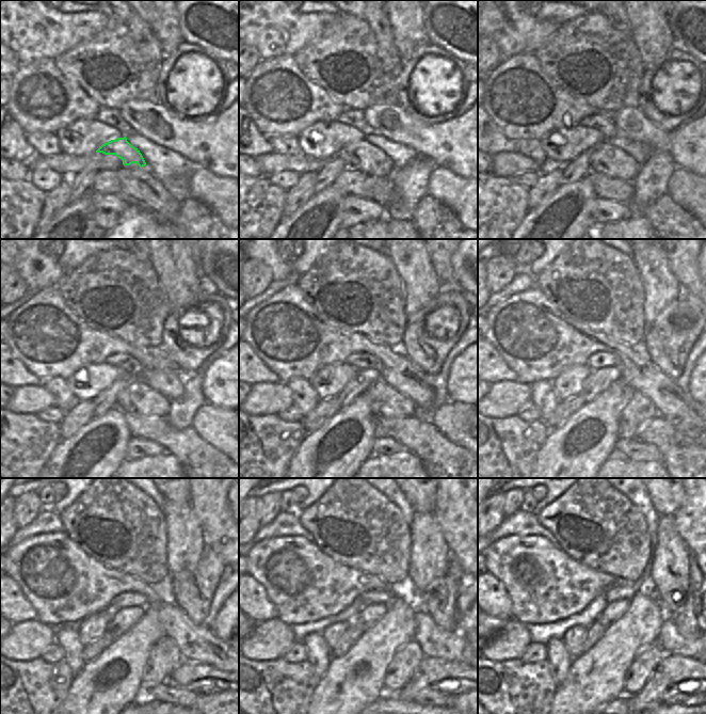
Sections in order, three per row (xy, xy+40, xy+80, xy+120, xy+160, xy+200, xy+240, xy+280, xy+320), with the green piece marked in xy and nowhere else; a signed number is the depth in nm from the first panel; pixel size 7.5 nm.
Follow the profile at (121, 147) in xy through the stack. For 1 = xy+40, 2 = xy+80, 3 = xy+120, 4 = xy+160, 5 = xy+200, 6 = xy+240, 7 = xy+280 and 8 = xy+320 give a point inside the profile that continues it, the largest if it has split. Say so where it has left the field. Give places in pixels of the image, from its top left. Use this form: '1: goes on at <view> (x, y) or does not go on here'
1: goes on at xy+40 (367, 153)
2: goes on at xy+80 (627, 168)
3: goes on at xy+120 (153, 403)
4: goes on at xy+160 (391, 403)
5: goes on at xy+200 (638, 408)
6: goes on at xy+240 (164, 656)
7: goes on at xy+280 (407, 659)
8: goes on at xy+320 (639, 671)

